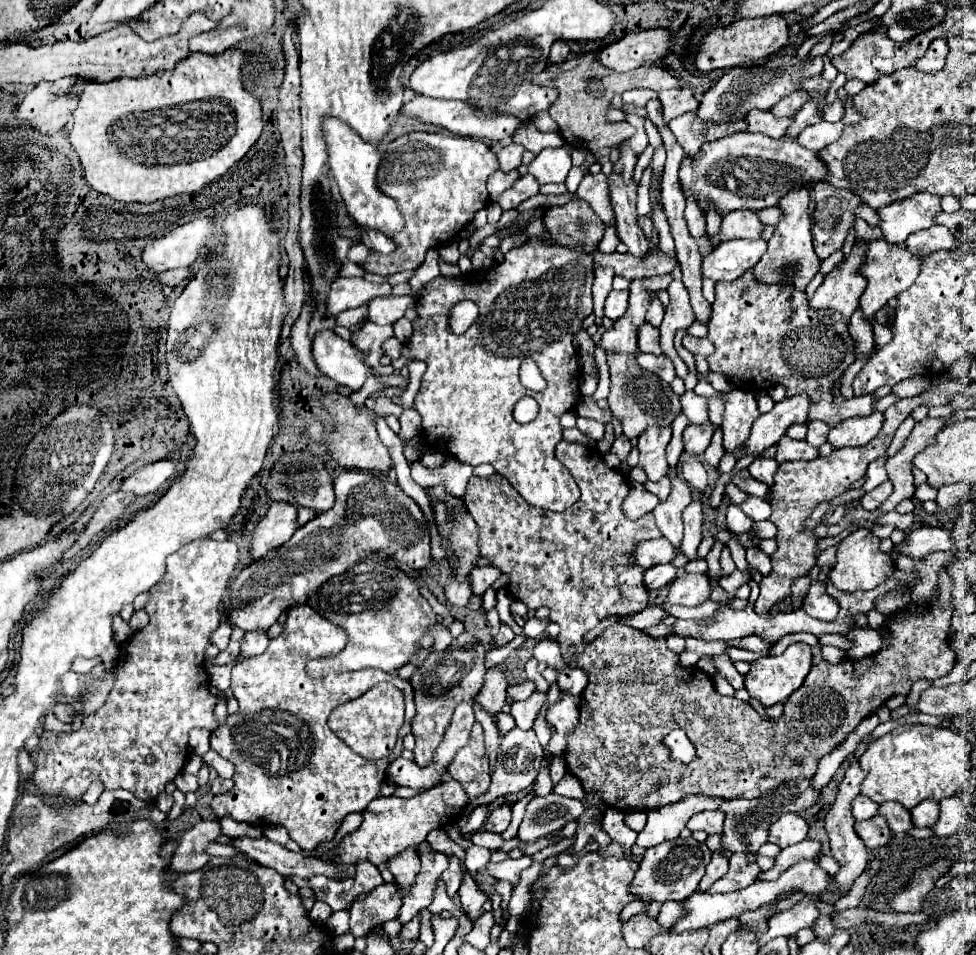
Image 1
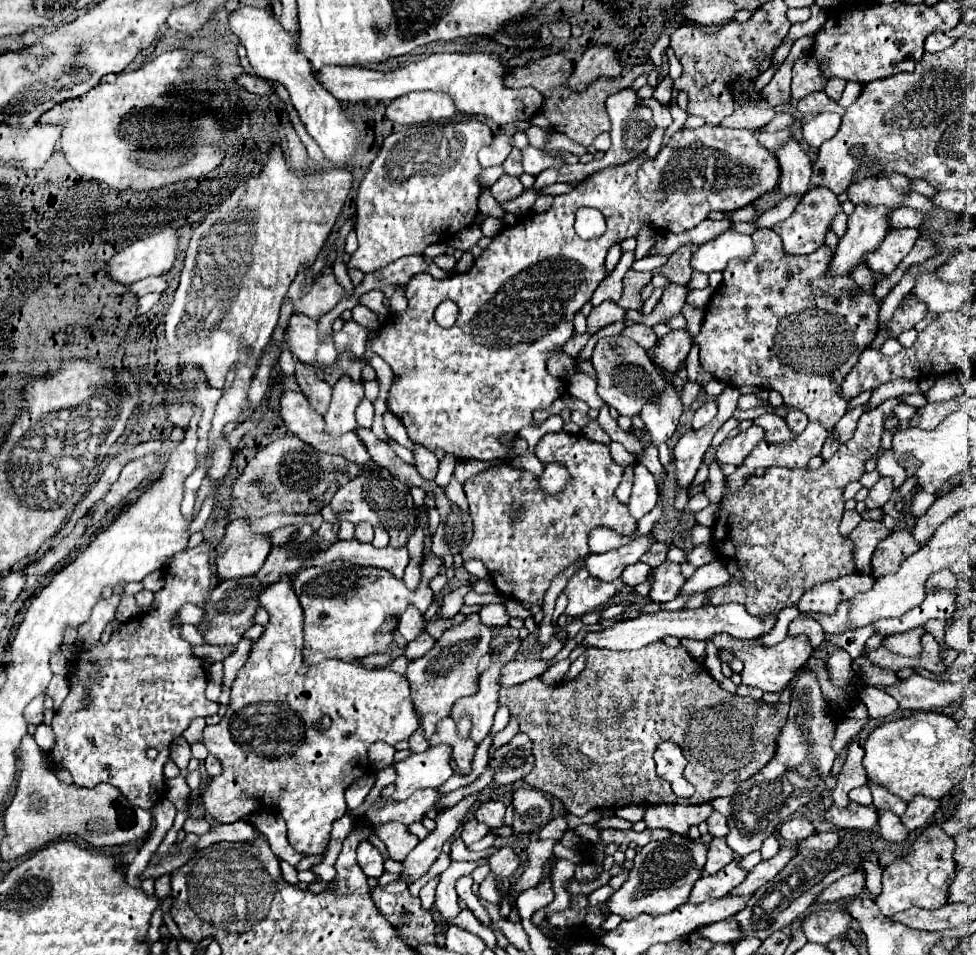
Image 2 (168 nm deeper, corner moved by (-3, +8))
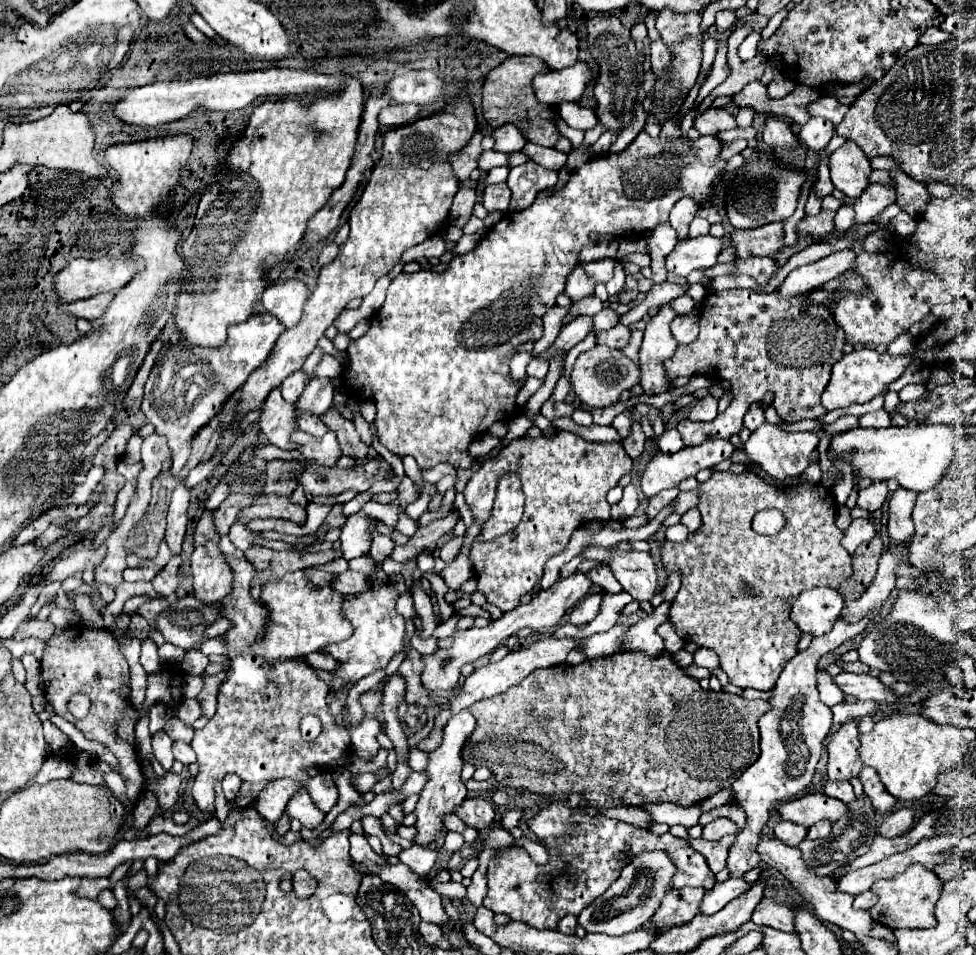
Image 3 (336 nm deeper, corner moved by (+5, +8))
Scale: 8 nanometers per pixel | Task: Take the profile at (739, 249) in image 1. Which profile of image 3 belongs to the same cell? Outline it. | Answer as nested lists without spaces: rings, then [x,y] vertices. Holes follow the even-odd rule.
[[[706,234],[698,238],[680,240],[674,250],[666,256],[666,270],[688,276],[692,270],[706,270],[716,264],[716,258],[722,250],[722,240]]]

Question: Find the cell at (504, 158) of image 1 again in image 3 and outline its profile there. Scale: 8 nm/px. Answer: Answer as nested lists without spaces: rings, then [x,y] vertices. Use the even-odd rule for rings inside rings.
[[[476,132],[462,150],[448,154],[448,162],[452,164],[452,170],[454,170],[456,180],[460,180],[460,182],[462,180],[468,180],[470,172],[476,170],[476,160],[478,160],[478,156],[482,152],[480,140],[482,140],[482,134]]]

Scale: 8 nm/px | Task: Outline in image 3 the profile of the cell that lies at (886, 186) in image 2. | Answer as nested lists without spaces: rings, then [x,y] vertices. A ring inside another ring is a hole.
[[[846,142],[830,154],[830,180],[834,188],[842,190],[848,198],[858,198],[868,186],[868,174],[872,172],[868,158],[860,152],[860,146]]]

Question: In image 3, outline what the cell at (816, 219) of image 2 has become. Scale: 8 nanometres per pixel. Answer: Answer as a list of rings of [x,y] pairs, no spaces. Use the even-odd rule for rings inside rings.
[[[782,222],[766,224],[752,230],[734,230],[730,234],[730,246],[736,258],[748,256],[774,256],[782,248]]]

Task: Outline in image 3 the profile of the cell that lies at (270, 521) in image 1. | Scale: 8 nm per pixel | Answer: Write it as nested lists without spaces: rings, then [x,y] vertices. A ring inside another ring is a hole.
[[[200,546],[192,552],[190,560],[190,576],[192,576],[192,596],[198,598],[202,604],[210,606],[220,602],[230,592],[232,572],[228,562],[222,556],[210,558],[206,550]]]

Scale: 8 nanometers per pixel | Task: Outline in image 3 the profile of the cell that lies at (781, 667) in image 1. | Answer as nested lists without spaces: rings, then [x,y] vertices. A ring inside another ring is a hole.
[[[714,472],[710,476],[708,482],[700,484],[698,486],[700,490],[700,514],[702,514],[702,526],[692,532],[688,536],[686,542],[682,544],[676,544],[676,542],[662,542],[662,548],[660,548],[660,560],[662,560],[662,566],[664,570],[670,574],[678,572],[682,576],[682,586],[680,586],[680,592],[678,596],[674,598],[672,606],[670,606],[670,620],[676,628],[676,634],[686,642],[694,642],[698,644],[700,648],[710,648],[718,654],[720,658],[720,668],[728,674],[730,682],[740,686],[740,688],[754,688],[754,690],[772,690],[780,672],[784,670],[784,664],[796,656],[796,644],[800,640],[800,630],[796,628],[796,624],[792,624],[790,620],[790,608],[792,608],[792,602],[800,596],[802,590],[806,588],[816,588],[816,586],[828,586],[828,588],[838,588],[848,572],[852,572],[852,556],[840,546],[840,540],[842,540],[842,530],[836,528],[834,524],[834,518],[836,518],[836,500],[832,496],[832,492],[824,486],[824,484],[796,484],[796,486],[782,486],[782,488],[774,488],[774,486],[768,486],[764,484],[758,476],[754,476],[752,472],[742,472],[742,474],[730,474],[730,472]],[[764,508],[776,508],[780,510],[784,516],[786,516],[786,526],[784,530],[780,530],[776,536],[760,536],[752,530],[752,518],[756,512],[764,510]]]

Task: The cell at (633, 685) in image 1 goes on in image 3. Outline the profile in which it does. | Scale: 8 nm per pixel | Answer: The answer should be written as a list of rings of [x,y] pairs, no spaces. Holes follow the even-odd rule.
[[[618,652],[606,658],[596,660],[584,660],[576,666],[570,664],[558,664],[544,670],[534,670],[522,680],[518,686],[508,688],[504,694],[484,698],[468,708],[472,716],[476,718],[476,728],[472,736],[468,736],[464,748],[462,748],[462,760],[474,764],[476,768],[488,766],[498,780],[500,786],[508,788],[524,788],[538,794],[572,794],[572,792],[584,792],[584,798],[588,800],[588,806],[592,808],[614,808],[614,806],[644,806],[644,804],[662,804],[672,802],[678,806],[692,806],[698,804],[712,794],[732,786],[732,782],[754,764],[754,760],[760,754],[760,734],[758,734],[758,718],[768,710],[768,702],[764,700],[744,700],[742,696],[726,694],[726,692],[712,692],[702,690],[698,680],[684,674],[684,670],[670,658],[668,652],[660,654],[658,658],[648,660],[642,652]]]

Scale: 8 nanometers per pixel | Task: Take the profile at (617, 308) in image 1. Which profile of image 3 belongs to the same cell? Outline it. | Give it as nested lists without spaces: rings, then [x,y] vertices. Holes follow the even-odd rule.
[[[578,316],[574,322],[566,324],[566,326],[560,330],[558,338],[554,340],[554,344],[552,344],[548,350],[544,350],[542,354],[538,354],[536,358],[550,360],[552,356],[556,356],[556,354],[560,354],[560,352],[568,352],[568,350],[574,348],[580,340],[584,340],[590,332],[592,332],[592,318],[590,318],[590,316]]]

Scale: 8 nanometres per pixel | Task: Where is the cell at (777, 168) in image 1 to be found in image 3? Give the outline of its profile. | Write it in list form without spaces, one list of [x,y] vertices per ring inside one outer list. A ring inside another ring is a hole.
[[[640,132],[640,136],[636,136],[636,140],[624,148],[618,154],[604,154],[604,156],[594,156],[590,158],[584,166],[572,170],[568,182],[564,184],[564,188],[548,192],[542,190],[538,192],[534,204],[522,212],[506,212],[502,216],[502,220],[490,228],[490,234],[486,232],[482,236],[482,240],[476,244],[476,248],[464,256],[458,256],[450,262],[446,272],[432,272],[432,270],[420,270],[416,274],[400,274],[398,278],[392,280],[390,288],[388,288],[388,296],[384,306],[378,310],[376,318],[370,320],[370,330],[358,338],[352,340],[346,354],[348,354],[348,364],[346,370],[342,370],[342,384],[352,392],[354,396],[358,394],[358,398],[370,398],[374,400],[376,408],[378,408],[378,416],[376,416],[376,426],[378,426],[378,438],[380,442],[394,452],[396,456],[412,456],[420,470],[428,470],[434,468],[436,464],[450,464],[454,468],[470,468],[472,466],[472,458],[466,454],[468,444],[478,438],[480,434],[484,434],[494,422],[498,420],[510,420],[514,418],[514,408],[516,408],[516,394],[520,392],[520,386],[512,380],[510,370],[508,370],[508,362],[514,356],[514,350],[518,344],[524,342],[536,342],[542,338],[542,316],[546,314],[546,310],[550,310],[556,304],[556,296],[564,292],[566,286],[566,278],[568,274],[578,266],[578,252],[582,246],[586,246],[590,242],[588,234],[590,232],[598,232],[598,234],[610,234],[610,236],[624,236],[624,234],[640,234],[644,230],[652,230],[658,222],[666,222],[670,216],[672,206],[684,198],[690,196],[696,202],[700,202],[702,198],[710,198],[716,190],[710,186],[710,182],[722,172],[724,162],[718,158],[720,154],[720,146],[722,142],[716,136],[700,136],[698,140],[688,140],[688,138],[676,138],[676,140],[660,140],[660,138],[650,138],[646,132]]]

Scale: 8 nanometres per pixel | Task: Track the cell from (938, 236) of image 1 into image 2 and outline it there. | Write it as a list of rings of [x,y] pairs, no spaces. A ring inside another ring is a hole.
[[[916,228],[890,230],[880,244],[878,252],[874,252],[872,258],[868,258],[868,268],[880,274],[890,274],[900,264],[900,260],[908,254],[908,250],[912,250],[918,236],[920,232]]]

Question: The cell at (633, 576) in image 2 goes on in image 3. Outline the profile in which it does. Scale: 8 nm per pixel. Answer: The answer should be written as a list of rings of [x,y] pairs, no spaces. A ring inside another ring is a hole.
[[[596,566],[596,568],[588,570],[588,572],[586,572],[586,576],[592,580],[592,584],[594,584],[594,586],[600,586],[602,590],[606,590],[606,592],[610,592],[610,594],[618,594],[618,592],[622,592],[622,588],[620,588],[618,580],[612,576],[610,568]]]

